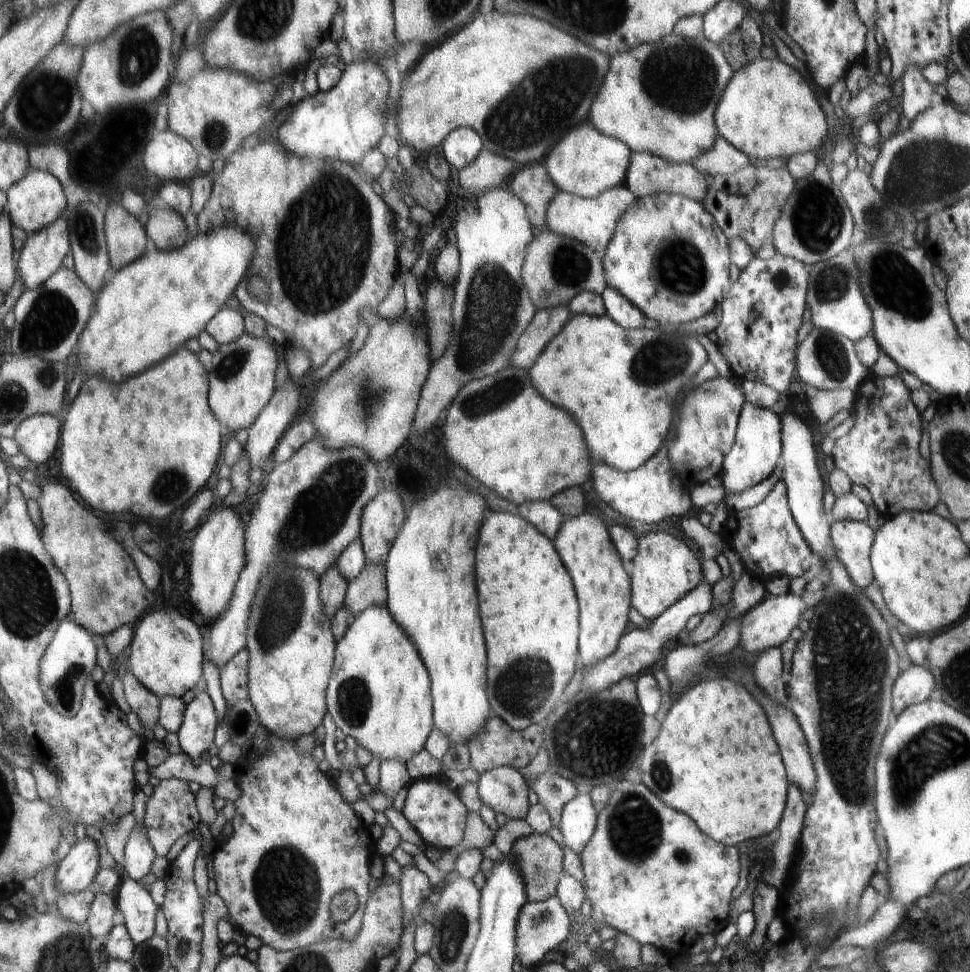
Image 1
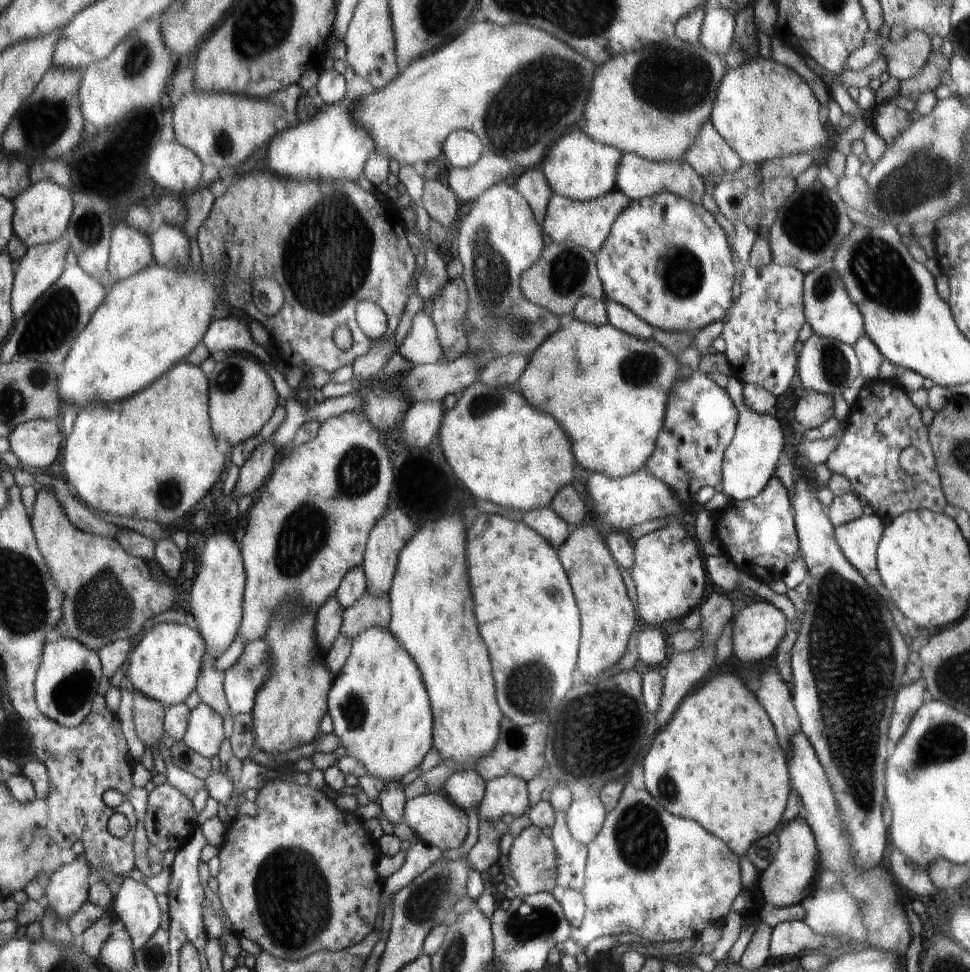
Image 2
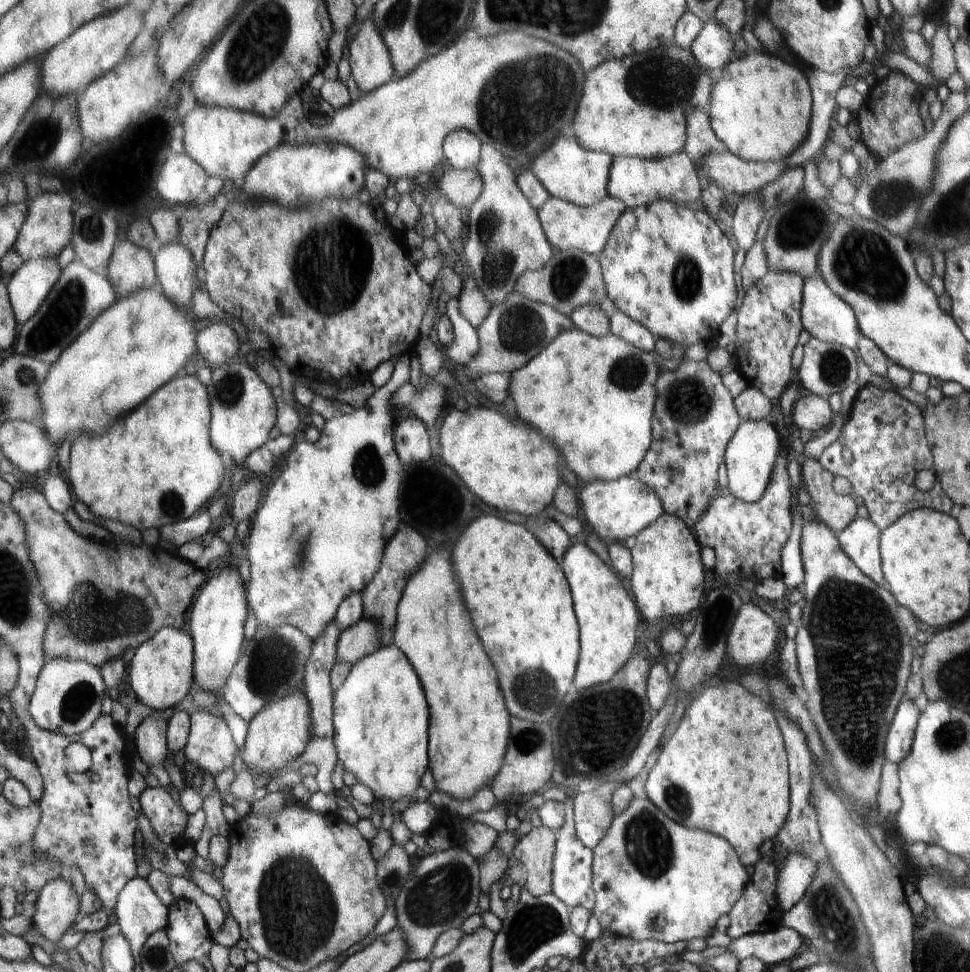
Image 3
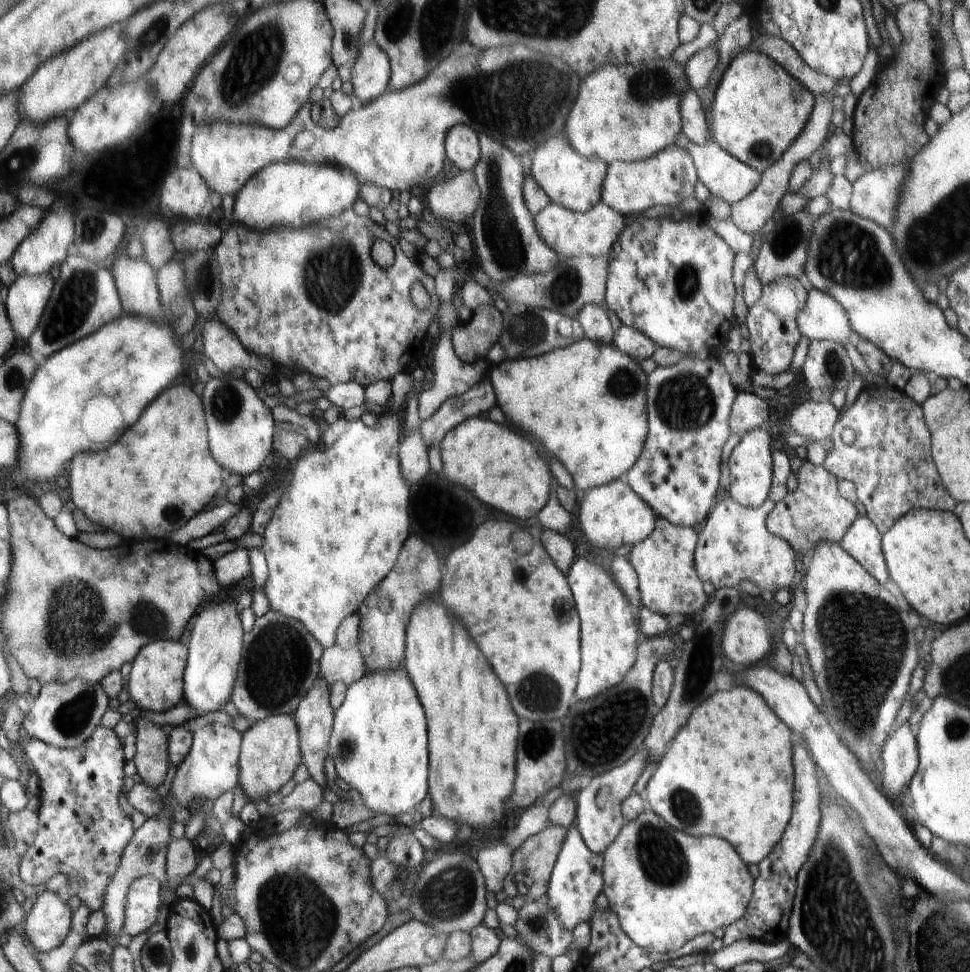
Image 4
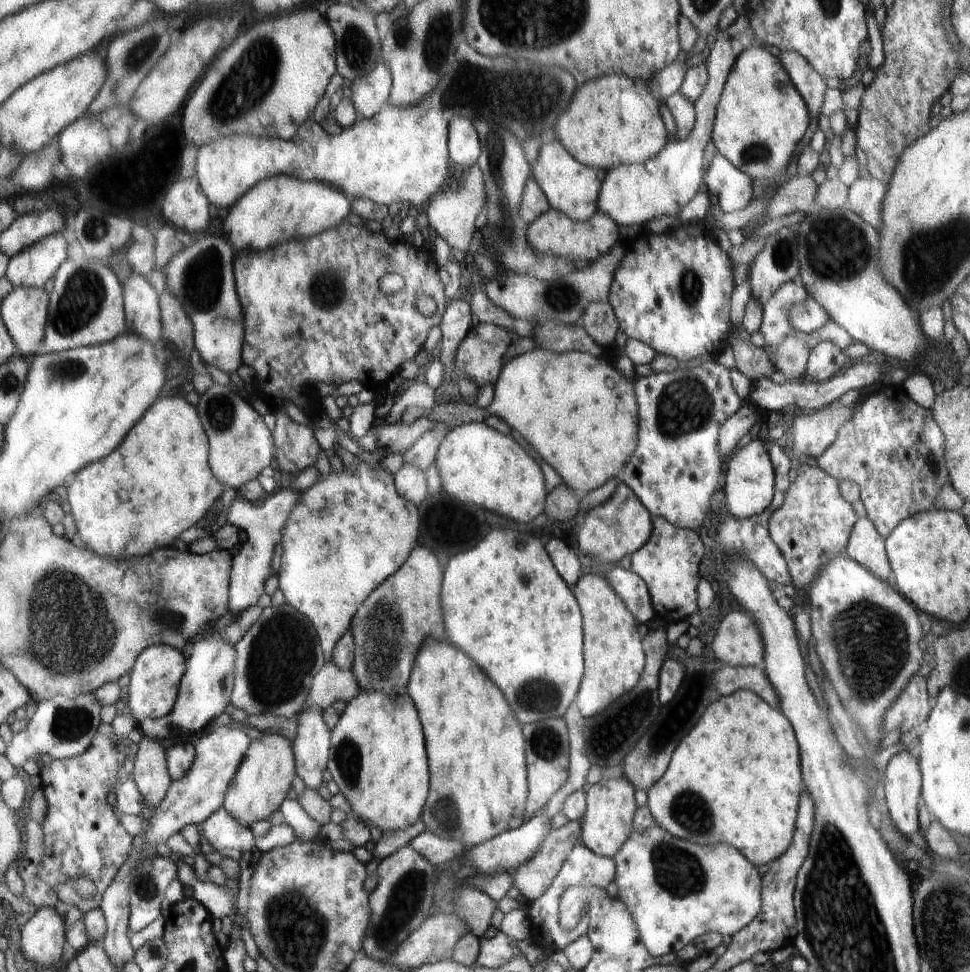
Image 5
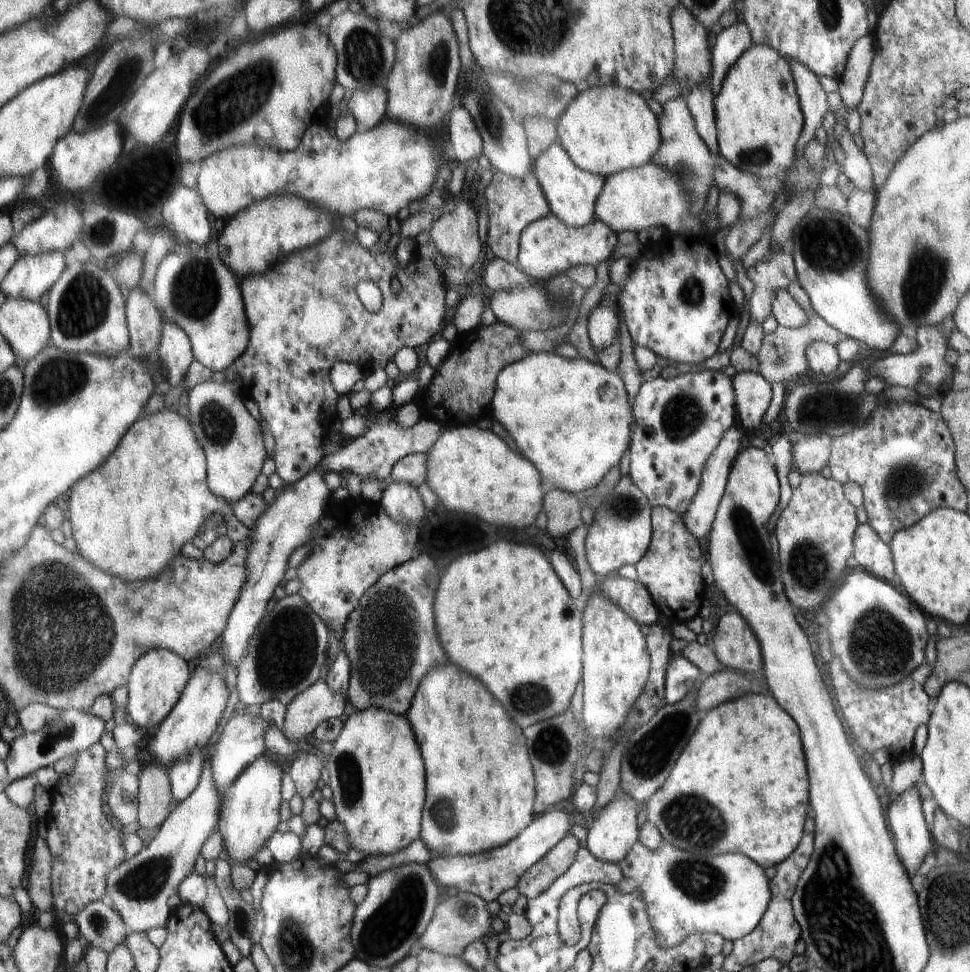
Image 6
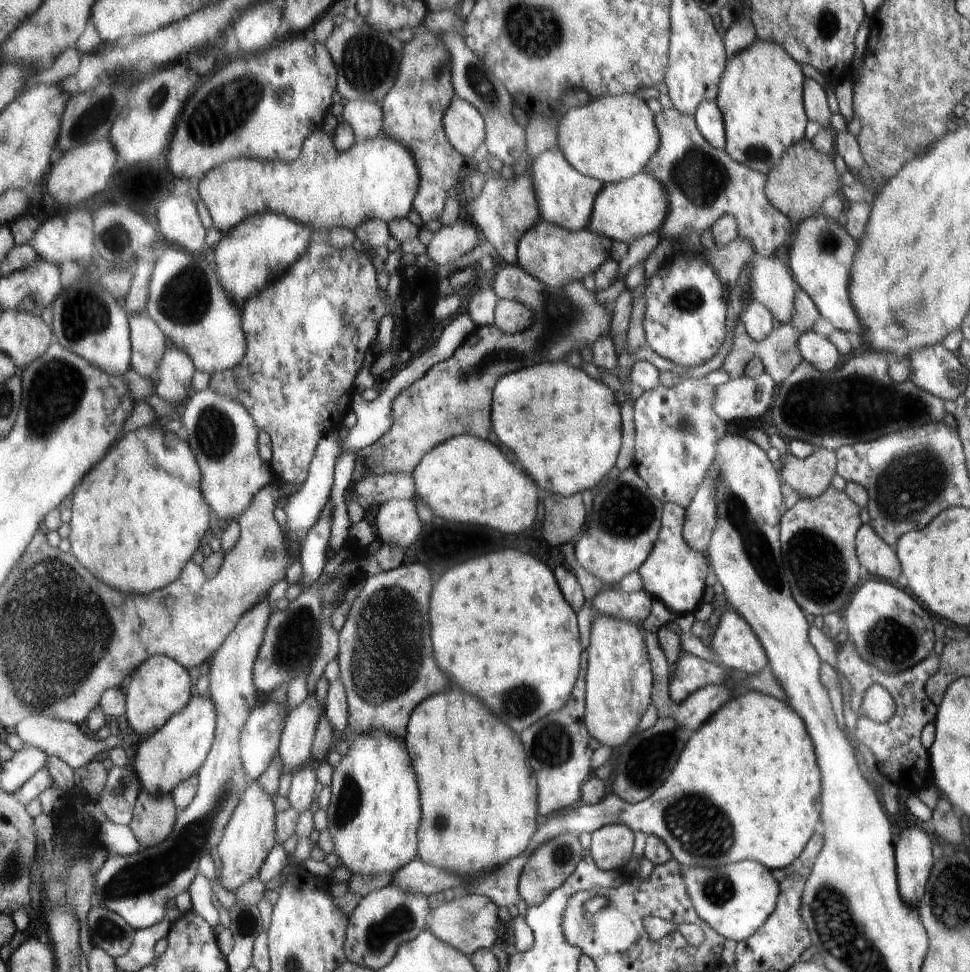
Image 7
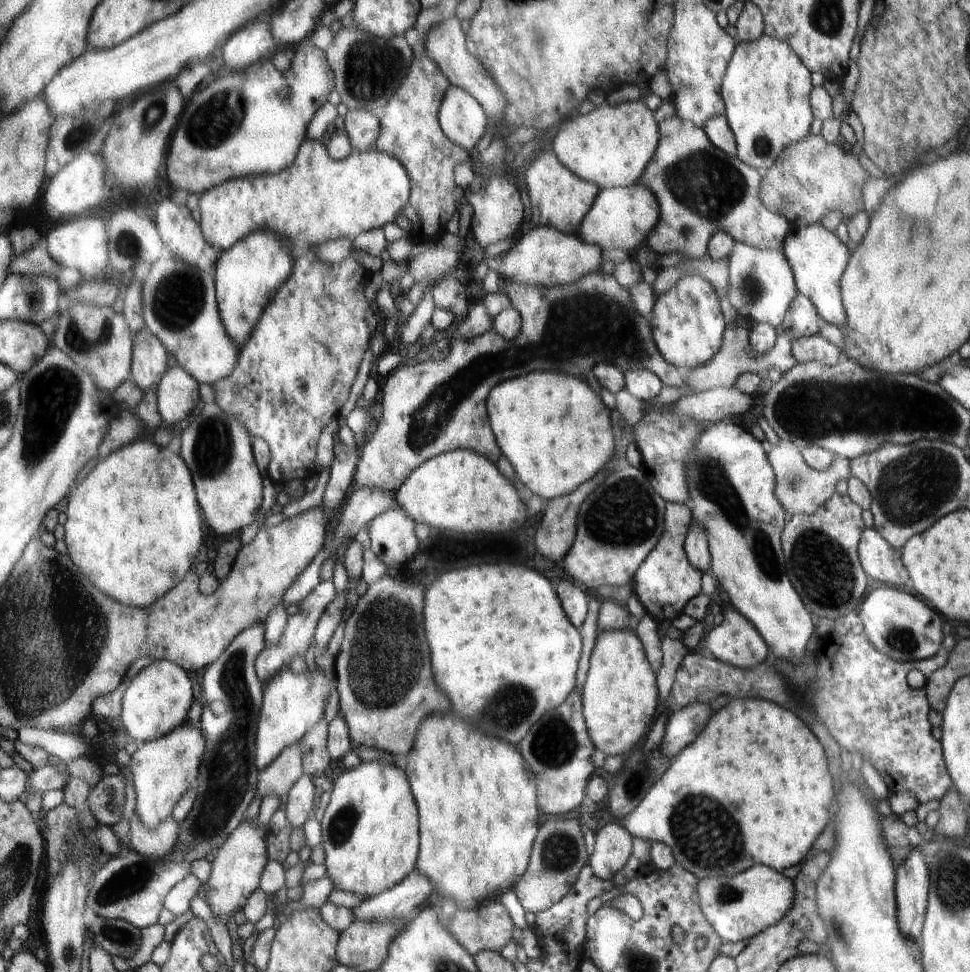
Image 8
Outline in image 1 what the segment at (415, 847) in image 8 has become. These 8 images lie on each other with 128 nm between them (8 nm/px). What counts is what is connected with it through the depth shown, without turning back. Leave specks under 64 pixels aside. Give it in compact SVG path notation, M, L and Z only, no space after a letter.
M370 607L362 611L337 643L338 656L334 659L334 680L329 682L328 697L328 711L334 724L346 736L352 736L358 745L369 750L372 756L378 756L381 762L396 759L406 764L414 752L425 748L428 735L435 726L430 678L424 662L408 636L394 622L388 608Z

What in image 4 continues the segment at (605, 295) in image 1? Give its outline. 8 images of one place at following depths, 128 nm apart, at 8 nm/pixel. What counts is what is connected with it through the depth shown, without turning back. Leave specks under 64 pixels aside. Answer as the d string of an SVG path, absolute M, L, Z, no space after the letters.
M626 324L614 331L613 343L621 349L626 356L636 358L642 363L644 360L652 357L656 351L656 342L650 340L645 333L638 332L636 328Z

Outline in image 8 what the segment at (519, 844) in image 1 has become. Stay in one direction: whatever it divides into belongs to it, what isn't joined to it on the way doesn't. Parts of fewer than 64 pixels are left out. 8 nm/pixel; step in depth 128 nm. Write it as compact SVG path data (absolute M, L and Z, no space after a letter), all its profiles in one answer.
M545 817L542 832L538 832L538 844L534 844L534 860L530 860L528 871L513 887L525 912L536 915L546 911L570 891L580 870L589 863L584 832L581 821L576 817L560 820Z

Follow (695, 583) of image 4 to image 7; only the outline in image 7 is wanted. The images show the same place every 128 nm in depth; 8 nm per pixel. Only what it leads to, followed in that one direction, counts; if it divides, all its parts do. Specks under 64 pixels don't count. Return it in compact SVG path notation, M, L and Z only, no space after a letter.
M668 501L661 516L661 530L650 556L637 570L642 579L643 589L652 599L661 601L668 610L680 617L692 615L692 610L702 600L704 580L708 576L708 564L701 552L691 549L684 539L685 508Z

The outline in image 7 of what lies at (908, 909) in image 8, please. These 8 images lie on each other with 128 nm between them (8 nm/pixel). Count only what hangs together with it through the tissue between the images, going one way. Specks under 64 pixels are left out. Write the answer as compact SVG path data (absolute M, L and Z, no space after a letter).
M917 826L902 830L897 844L897 879L902 900L918 908L932 872L932 853L926 834Z

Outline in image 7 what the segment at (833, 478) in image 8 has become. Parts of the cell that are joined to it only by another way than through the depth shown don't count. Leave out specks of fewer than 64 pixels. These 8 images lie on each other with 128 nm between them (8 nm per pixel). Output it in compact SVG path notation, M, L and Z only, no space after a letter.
M813 445L813 453L807 457L800 453L787 452L780 460L780 478L782 482L797 492L802 498L813 499L828 490L832 477L837 472L837 455L828 449Z

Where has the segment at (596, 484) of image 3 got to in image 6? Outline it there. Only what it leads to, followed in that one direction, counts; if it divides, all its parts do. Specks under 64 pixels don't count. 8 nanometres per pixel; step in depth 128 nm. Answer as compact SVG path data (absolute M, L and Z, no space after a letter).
M623 476L620 482L603 499L598 511L591 514L589 519L588 536L586 536L586 559L590 569L598 576L609 576L626 564L636 565L638 560L649 551L652 541L653 506L649 498L630 480L630 476Z

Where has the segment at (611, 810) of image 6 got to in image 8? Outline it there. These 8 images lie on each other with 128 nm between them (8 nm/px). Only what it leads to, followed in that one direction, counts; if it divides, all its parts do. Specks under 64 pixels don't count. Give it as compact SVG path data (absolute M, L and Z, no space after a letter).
M619 822L606 824L595 835L594 852L589 864L598 878L608 880L626 866L632 850L632 838Z

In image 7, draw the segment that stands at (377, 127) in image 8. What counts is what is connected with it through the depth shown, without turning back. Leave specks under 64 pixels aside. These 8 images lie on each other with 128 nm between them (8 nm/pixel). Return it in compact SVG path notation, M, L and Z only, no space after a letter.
M366 99L343 101L340 118L348 123L357 138L376 138L384 131L384 112L378 102Z

